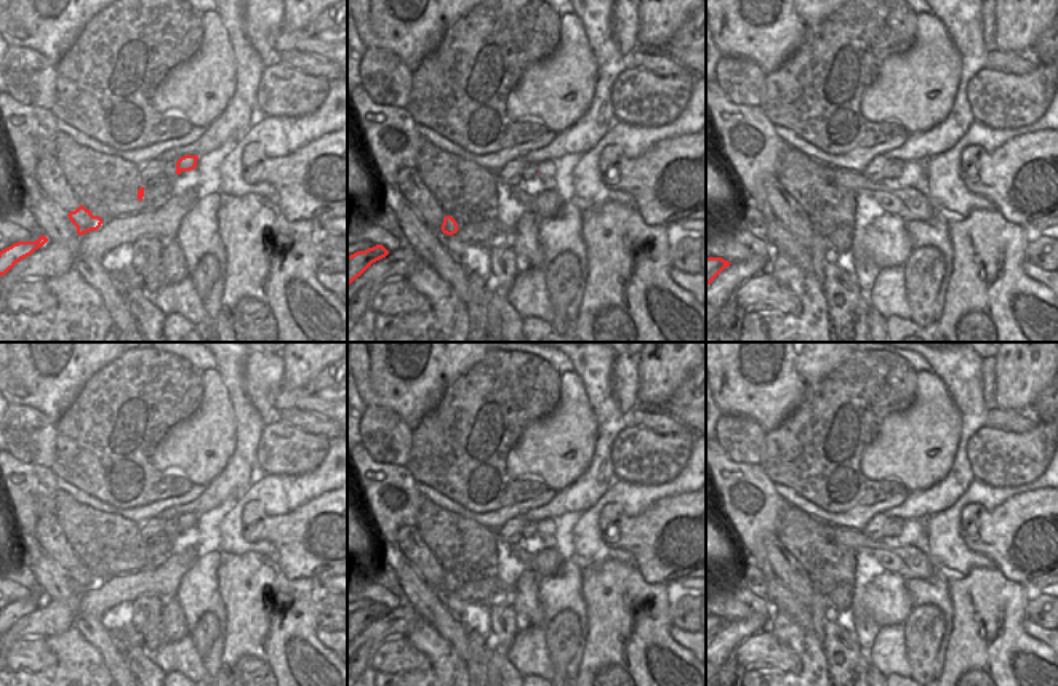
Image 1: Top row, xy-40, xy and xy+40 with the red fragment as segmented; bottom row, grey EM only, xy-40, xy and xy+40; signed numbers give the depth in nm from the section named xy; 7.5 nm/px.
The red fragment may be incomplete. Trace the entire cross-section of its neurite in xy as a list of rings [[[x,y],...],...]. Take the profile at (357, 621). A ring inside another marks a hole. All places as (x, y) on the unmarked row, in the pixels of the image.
[[[376,603],[347,614],[347,643],[360,635],[373,620],[386,616],[387,612],[389,609],[383,603]]]

